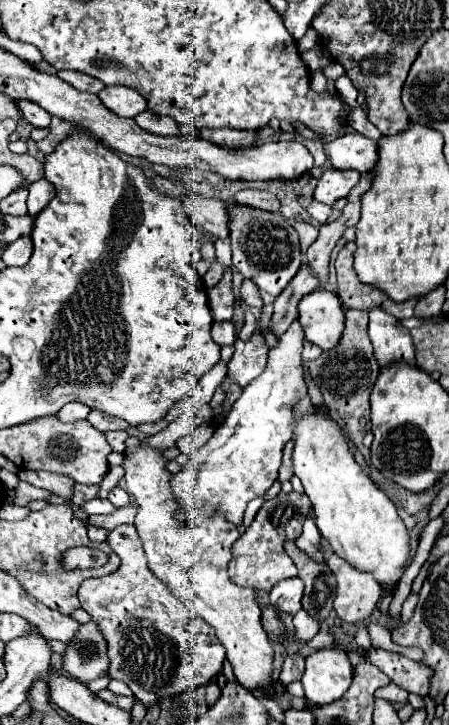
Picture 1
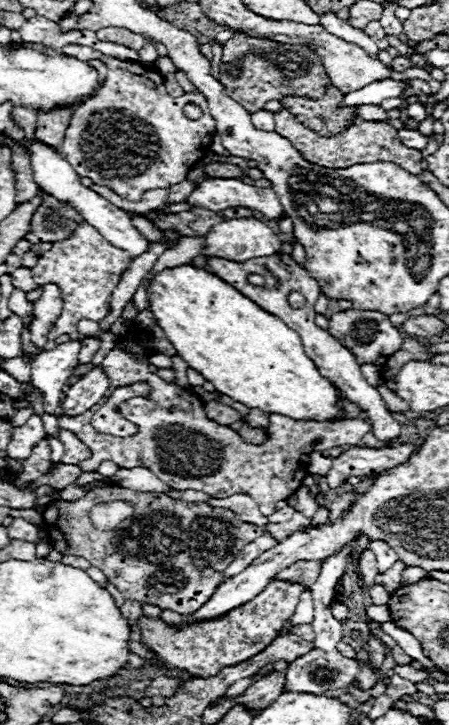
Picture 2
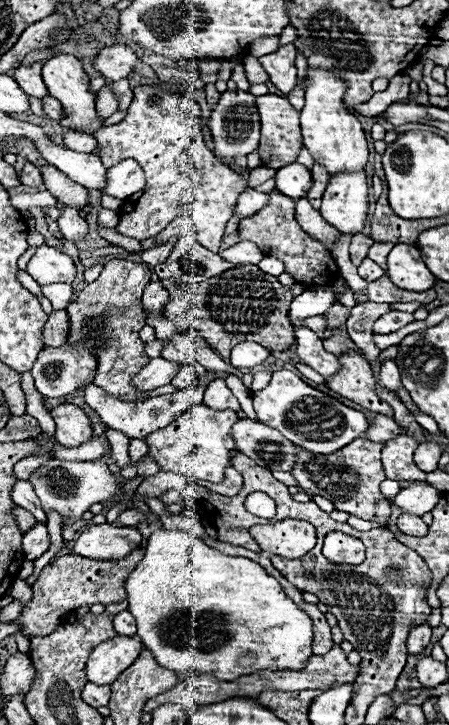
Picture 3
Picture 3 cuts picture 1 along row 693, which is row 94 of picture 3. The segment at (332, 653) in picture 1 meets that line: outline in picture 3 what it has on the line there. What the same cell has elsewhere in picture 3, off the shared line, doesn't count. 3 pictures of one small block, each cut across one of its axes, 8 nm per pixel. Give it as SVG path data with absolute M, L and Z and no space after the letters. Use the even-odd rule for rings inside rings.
M306 68L306 72L308 72L308 84L304 92L306 104L300 112L304 144L312 152L314 160L324 164L330 174L364 168L368 162L368 142L362 124L354 114L348 112L342 100L348 88L346 82L326 68Z

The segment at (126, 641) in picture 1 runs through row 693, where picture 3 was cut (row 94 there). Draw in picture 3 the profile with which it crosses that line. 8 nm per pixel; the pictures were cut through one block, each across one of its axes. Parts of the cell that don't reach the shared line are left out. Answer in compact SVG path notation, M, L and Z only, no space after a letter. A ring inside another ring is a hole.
M136 86L132 88L132 104L124 120L114 126L100 128L94 132L94 138L100 148L102 164L106 168L116 166L120 160L134 158L146 174L146 188L127 198L120 210L120 224L116 230L122 236L146 240L162 232L166 224L170 224L170 220L174 220L176 216L190 214L194 222L194 230L198 235L196 237L198 243L212 252L218 252L224 230L226 230L226 222L230 218L230 208L232 204L236 204L238 196L246 190L246 182L238 170L230 168L228 164L222 164L214 156L214 152L206 146L202 122L204 122L202 110L194 98L184 96L180 92L172 92L164 86Z

